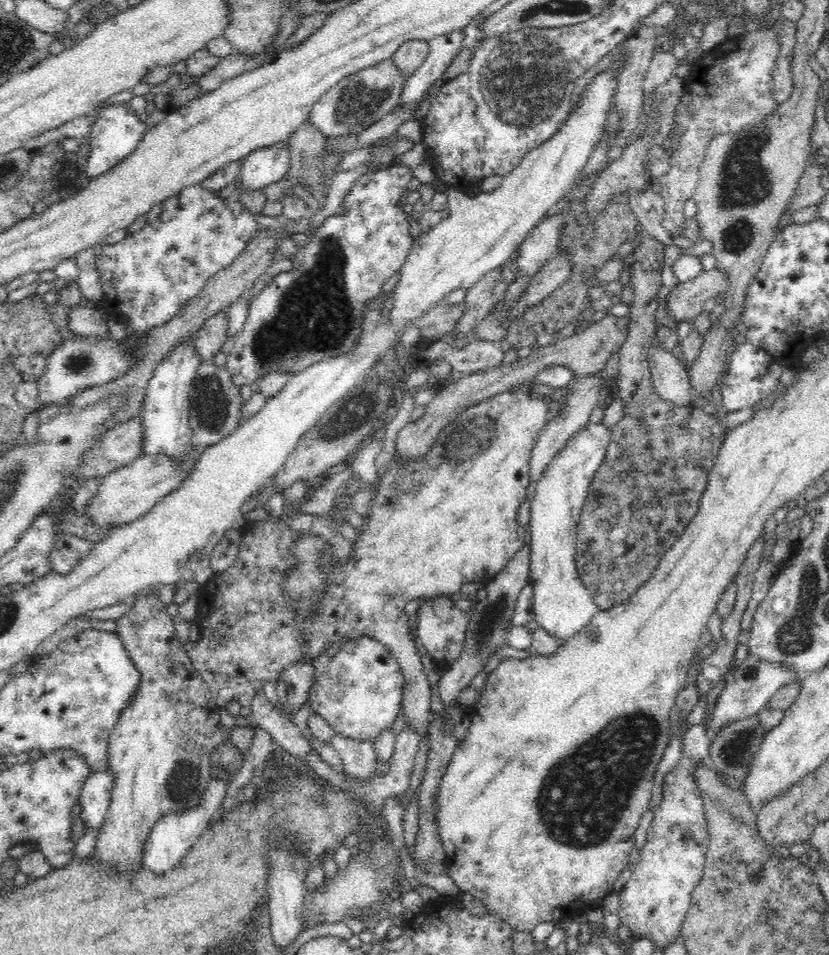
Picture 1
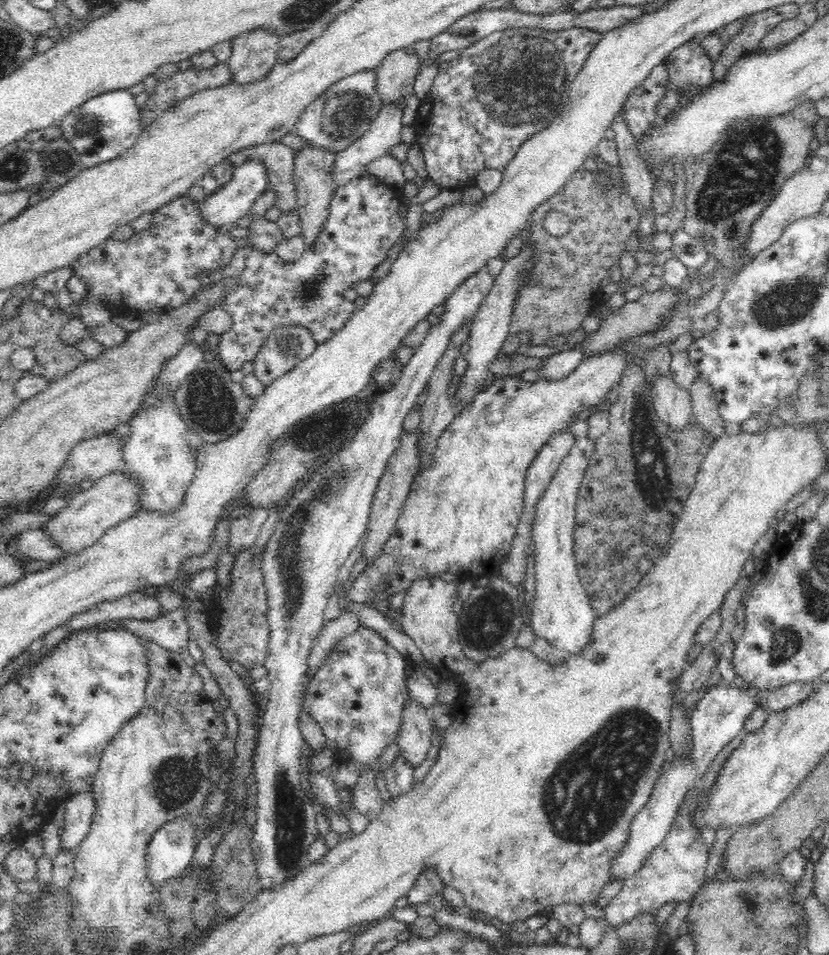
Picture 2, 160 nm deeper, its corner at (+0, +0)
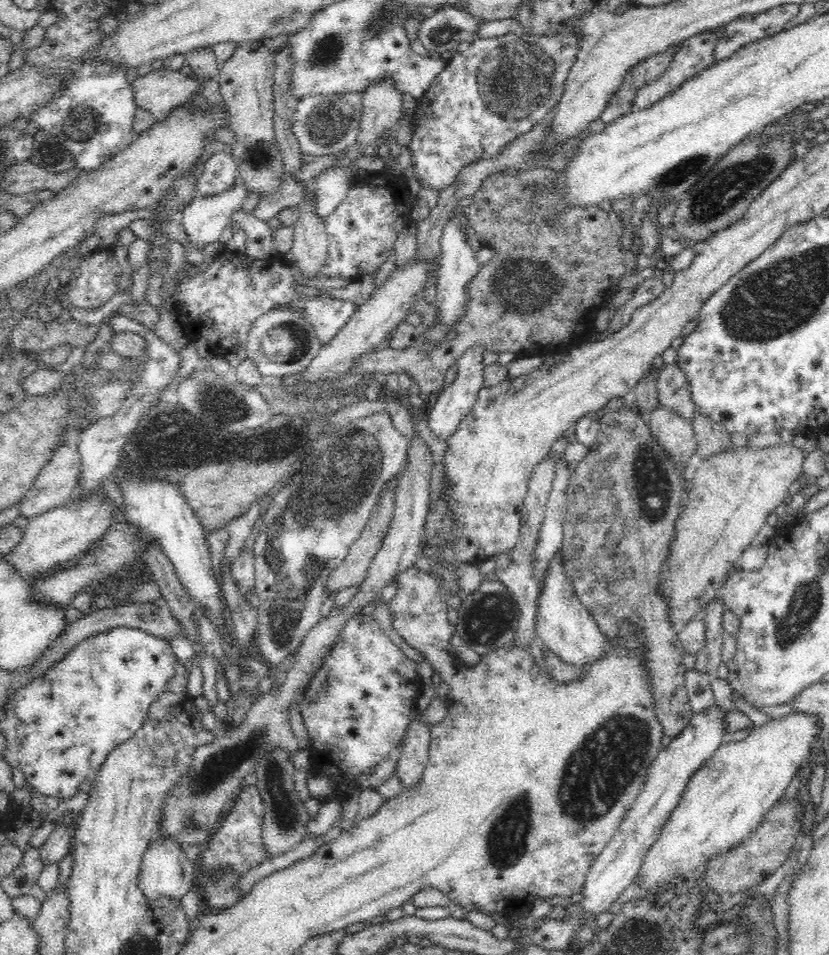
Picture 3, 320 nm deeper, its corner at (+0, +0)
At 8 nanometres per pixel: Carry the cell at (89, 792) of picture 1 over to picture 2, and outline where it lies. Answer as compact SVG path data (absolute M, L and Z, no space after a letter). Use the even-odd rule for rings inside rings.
M93 792L73 795L66 801L64 828L62 828L61 850L72 850L86 838L92 828L95 813Z

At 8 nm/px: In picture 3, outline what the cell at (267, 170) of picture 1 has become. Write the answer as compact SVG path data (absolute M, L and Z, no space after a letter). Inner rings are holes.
M239 177L230 190L222 193L214 197L195 197L183 211L181 224L192 249L218 243L223 230L231 226L232 214L242 210L248 196Z

